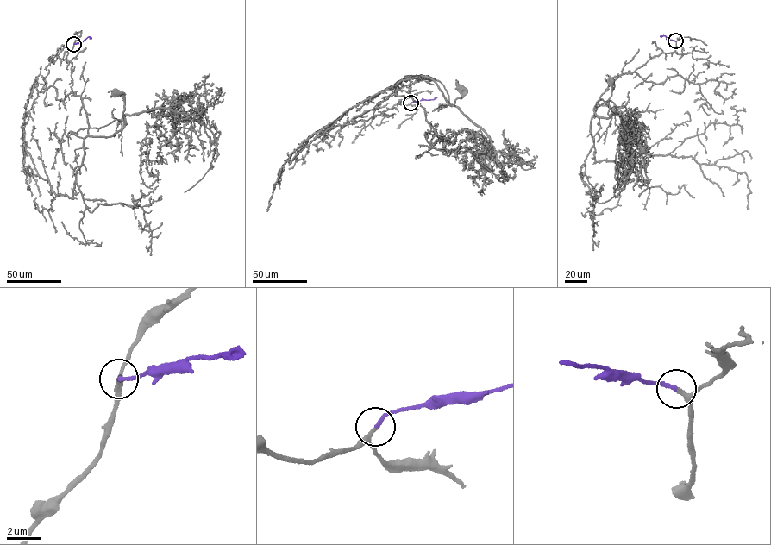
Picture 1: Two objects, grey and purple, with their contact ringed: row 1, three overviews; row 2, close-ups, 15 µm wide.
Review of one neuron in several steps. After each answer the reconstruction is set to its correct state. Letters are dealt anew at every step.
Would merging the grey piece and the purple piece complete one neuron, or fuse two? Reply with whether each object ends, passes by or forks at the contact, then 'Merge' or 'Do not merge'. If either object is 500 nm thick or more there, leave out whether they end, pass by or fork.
At the ring grey passes by. At the ring purple ends. Merge

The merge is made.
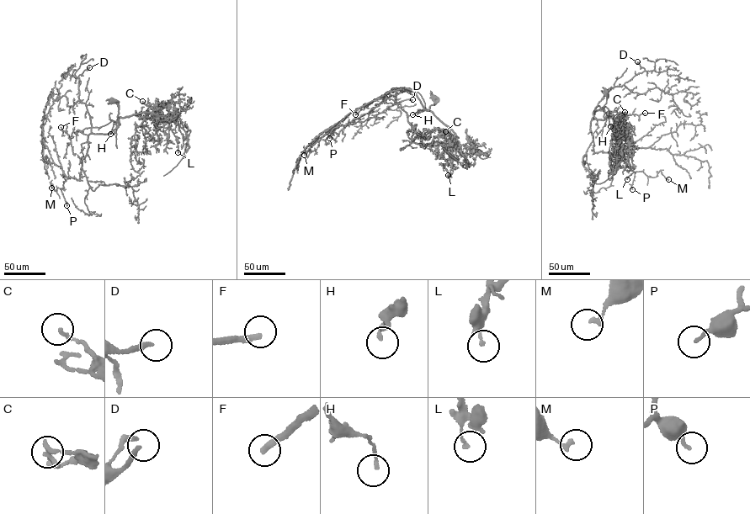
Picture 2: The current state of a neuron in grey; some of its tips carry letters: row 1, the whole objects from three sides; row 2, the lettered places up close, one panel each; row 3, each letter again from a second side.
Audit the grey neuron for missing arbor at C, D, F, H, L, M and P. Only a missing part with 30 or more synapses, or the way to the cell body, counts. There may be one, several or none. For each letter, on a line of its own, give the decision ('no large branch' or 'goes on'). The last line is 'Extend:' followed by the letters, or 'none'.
C: no large branch
D: goes on
F: goes on
H: no large branch
L: no large branch
M: no large branch
P: no large branch
Extend: D, F

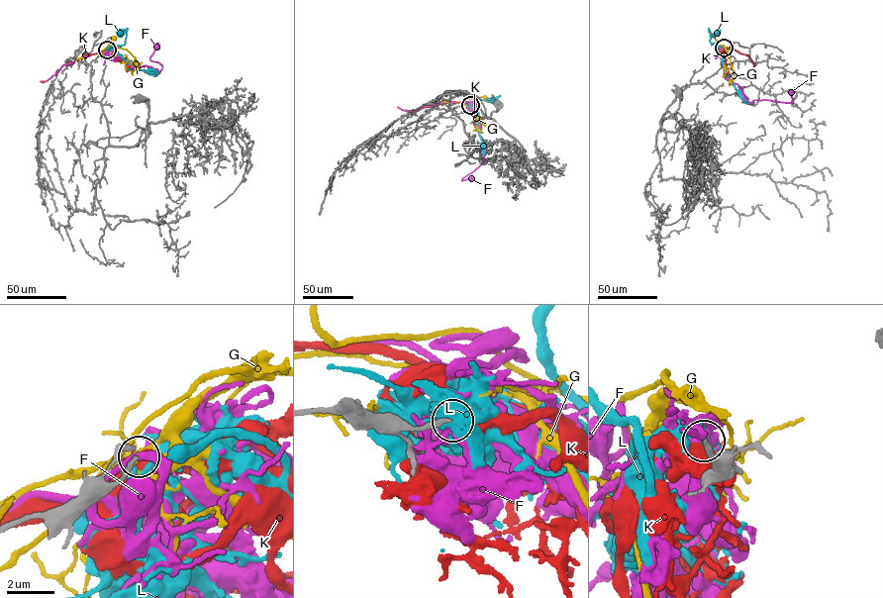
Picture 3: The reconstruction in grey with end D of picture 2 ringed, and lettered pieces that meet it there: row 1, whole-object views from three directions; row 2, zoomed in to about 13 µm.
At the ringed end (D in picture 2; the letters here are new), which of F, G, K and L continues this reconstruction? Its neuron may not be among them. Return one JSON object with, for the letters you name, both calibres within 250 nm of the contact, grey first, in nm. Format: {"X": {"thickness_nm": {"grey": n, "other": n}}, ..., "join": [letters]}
{"join": []}

